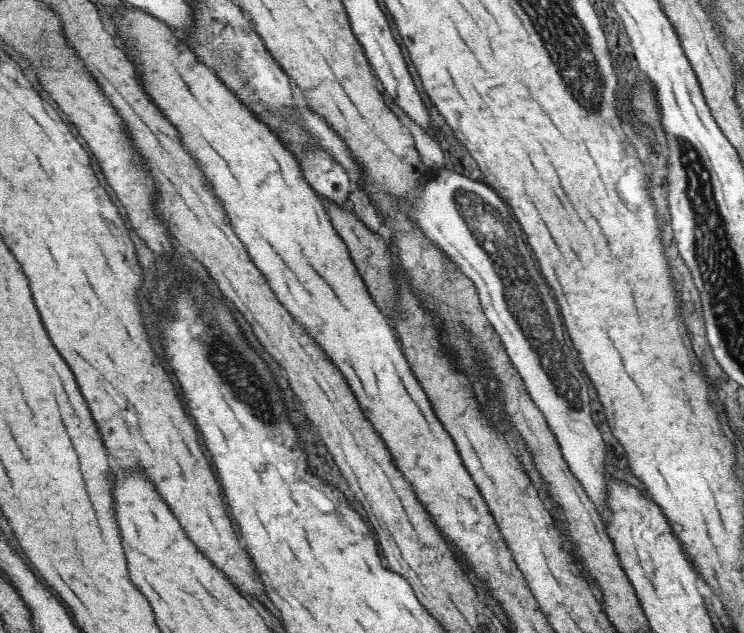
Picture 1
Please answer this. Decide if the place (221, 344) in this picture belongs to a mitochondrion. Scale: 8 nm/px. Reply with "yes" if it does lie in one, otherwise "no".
yes

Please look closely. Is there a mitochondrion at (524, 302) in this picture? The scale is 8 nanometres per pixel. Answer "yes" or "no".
yes

